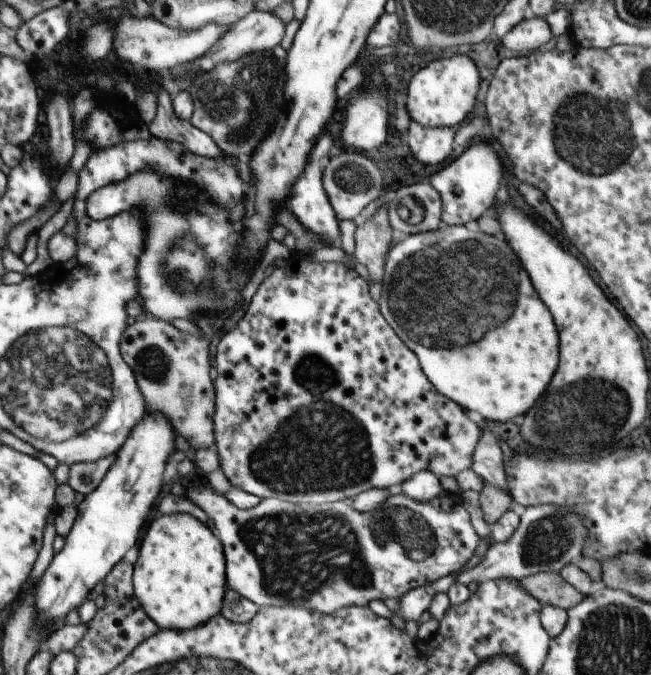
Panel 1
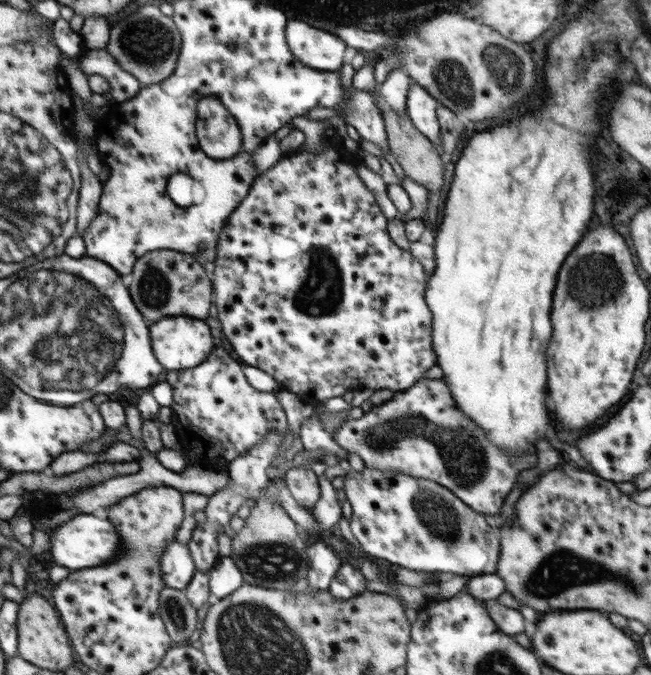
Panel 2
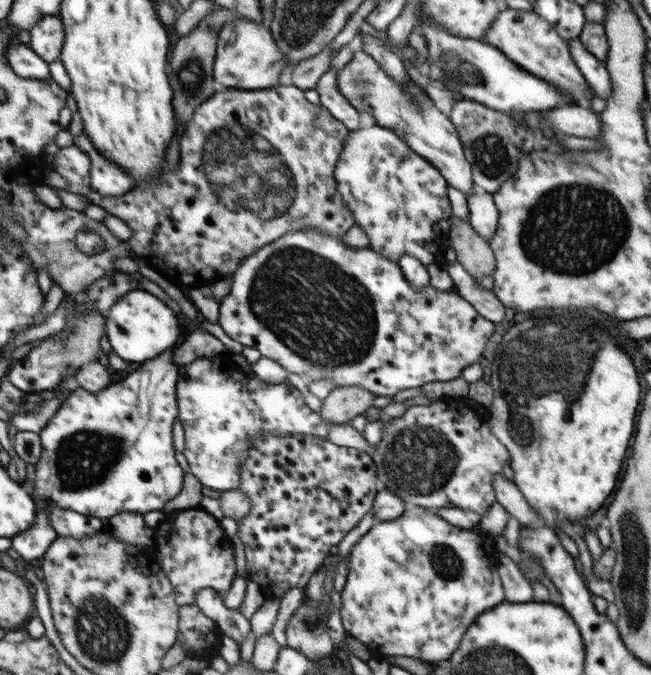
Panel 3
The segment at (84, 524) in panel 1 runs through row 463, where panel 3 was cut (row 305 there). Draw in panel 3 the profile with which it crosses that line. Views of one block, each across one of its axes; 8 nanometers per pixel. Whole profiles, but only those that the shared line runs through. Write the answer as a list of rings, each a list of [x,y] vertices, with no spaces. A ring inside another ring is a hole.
[[[136,289],[124,294],[106,314],[106,336],[113,352],[129,363],[144,363],[156,359],[162,352],[173,348],[180,340],[180,322],[178,316],[162,300],[152,296],[145,289]]]

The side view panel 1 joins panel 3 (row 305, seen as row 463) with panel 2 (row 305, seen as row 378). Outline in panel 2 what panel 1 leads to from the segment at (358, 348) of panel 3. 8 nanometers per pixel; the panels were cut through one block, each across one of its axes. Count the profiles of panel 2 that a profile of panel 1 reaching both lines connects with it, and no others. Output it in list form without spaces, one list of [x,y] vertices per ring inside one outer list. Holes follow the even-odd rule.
[[[335,139],[324,141],[325,149],[316,153],[300,149],[298,152],[284,155],[270,170],[255,178],[248,195],[232,212],[222,229],[211,276],[221,331],[232,344],[232,349],[240,356],[240,360],[246,362],[246,365],[267,372],[288,392],[299,396],[311,394],[312,400],[320,402],[362,388],[403,391],[414,386],[426,376],[427,370],[437,364],[437,356],[432,346],[432,312],[425,299],[429,276],[409,251],[401,250],[394,244],[387,231],[387,219],[376,201],[376,195],[364,185],[362,178],[358,177],[357,163],[346,163],[340,159],[335,147],[336,142]]]

